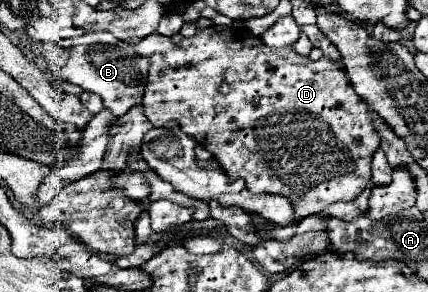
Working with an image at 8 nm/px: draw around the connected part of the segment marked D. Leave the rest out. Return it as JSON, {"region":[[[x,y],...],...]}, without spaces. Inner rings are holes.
{"region":[[[208,27],[208,29],[202,29],[198,31],[194,37],[188,37],[181,41],[179,45],[175,45],[170,41],[168,45],[168,39],[165,37],[165,41],[161,41],[160,34],[152,34],[151,41],[146,39],[140,43],[141,51],[136,50],[137,53],[146,55],[152,63],[150,67],[150,75],[148,75],[148,87],[146,87],[146,105],[144,105],[144,113],[148,117],[148,121],[154,125],[154,127],[164,127],[166,123],[178,123],[180,129],[184,129],[186,135],[194,137],[204,149],[208,149],[214,159],[220,163],[220,167],[226,171],[228,179],[230,181],[236,181],[236,179],[244,179],[246,181],[246,187],[252,191],[252,193],[272,193],[272,195],[282,195],[290,201],[290,205],[296,209],[296,217],[294,217],[294,225],[286,225],[286,231],[274,231],[272,239],[276,241],[288,241],[296,235],[296,223],[300,223],[304,217],[310,217],[310,215],[316,215],[316,213],[322,213],[328,205],[336,203],[336,201],[352,201],[356,199],[364,189],[366,185],[370,183],[370,165],[372,165],[372,155],[374,151],[380,147],[380,135],[374,127],[374,111],[366,105],[364,99],[360,99],[354,91],[354,87],[350,85],[348,81],[348,75],[344,71],[344,65],[340,63],[334,63],[330,57],[320,57],[318,61],[310,61],[308,57],[304,55],[298,55],[292,47],[284,47],[284,49],[270,49],[268,45],[264,45],[258,37],[250,35],[250,45],[238,35],[234,33],[232,27]],[[270,115],[292,115],[294,121],[290,123],[290,129],[292,129],[292,135],[270,135],[270,133],[276,133],[276,125],[272,119],[266,119]]]}

